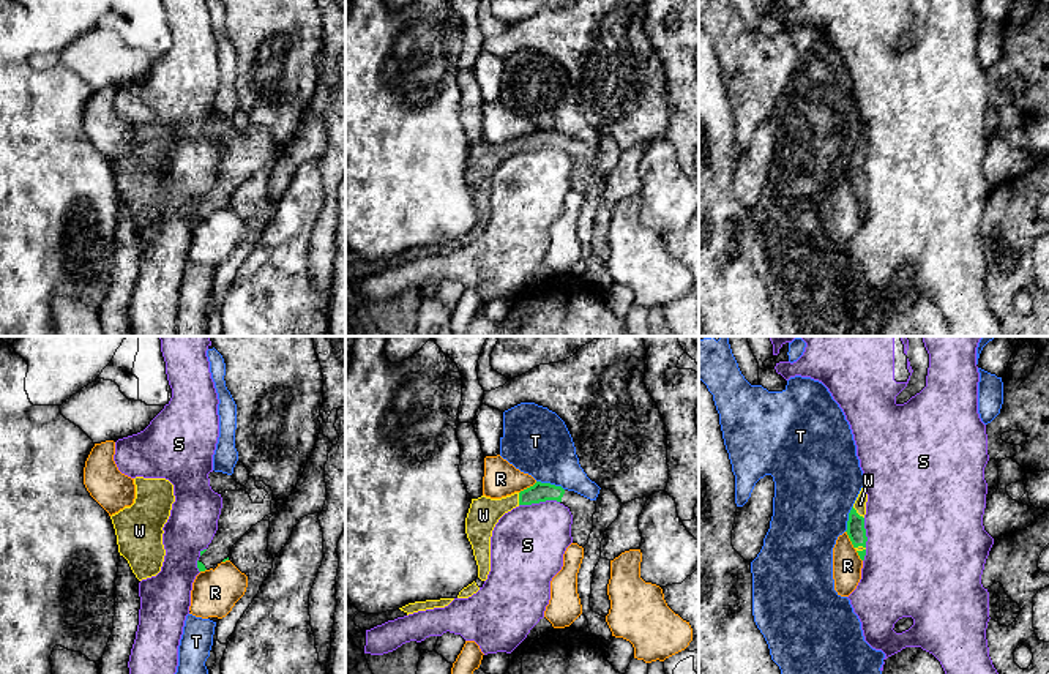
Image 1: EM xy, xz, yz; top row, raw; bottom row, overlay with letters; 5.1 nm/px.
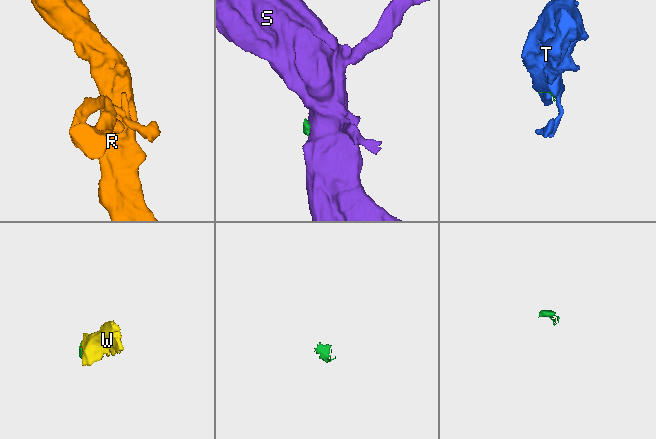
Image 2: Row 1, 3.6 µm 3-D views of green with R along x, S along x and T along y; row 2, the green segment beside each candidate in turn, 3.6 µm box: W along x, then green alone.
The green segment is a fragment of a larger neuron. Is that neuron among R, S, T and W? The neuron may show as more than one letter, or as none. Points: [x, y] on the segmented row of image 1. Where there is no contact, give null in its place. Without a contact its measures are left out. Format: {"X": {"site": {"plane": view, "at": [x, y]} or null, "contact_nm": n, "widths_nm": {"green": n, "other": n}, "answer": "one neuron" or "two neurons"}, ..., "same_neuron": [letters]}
{"R": {"site": {"plane": "xz", "at": [527, 488]}, "contact_nm": 110, "widths_nm": {"green": 100, "other": 180}, "answer": "two neurons"}, "S": {"site": {"plane": "xz", "at": [538, 502]}, "contact_nm": 200, "widths_nm": {"green": 100, "other": 380}, "answer": "two neurons"}, "T": {"site": {"plane": "xz", "at": [549, 483]}, "contact_nm": 150, "widths_nm": {"green": 100, "other": 340}, "answer": "two neurons"}, "W": {"site": {"plane": "yz", "at": [857, 513]}, "contact_nm": 90, "widths_nm": {"green": 100, "other": 60}, "answer": "one neuron"}, "same_neuron": ["W"]}

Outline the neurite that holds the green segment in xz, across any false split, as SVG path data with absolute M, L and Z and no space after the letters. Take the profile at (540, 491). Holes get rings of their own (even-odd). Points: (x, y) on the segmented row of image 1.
M536 481L533 486L502 499L491 499L486 496L472 499L465 518L465 534L472 545L478 565L478 578L481 581L486 581L491 571L491 537L498 519L519 505L532 505L546 500L557 500L568 507L573 515L573 543L582 548L588 543L596 504L574 491Z

